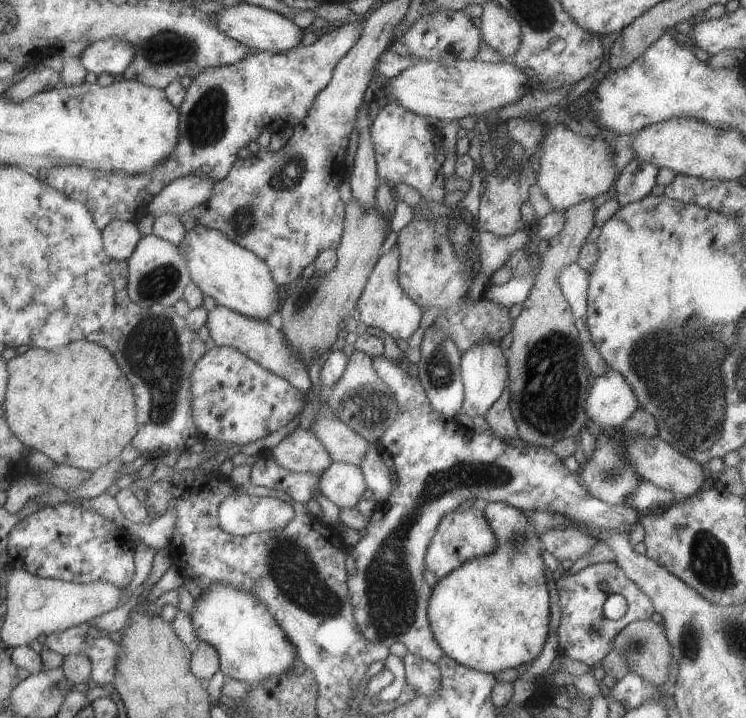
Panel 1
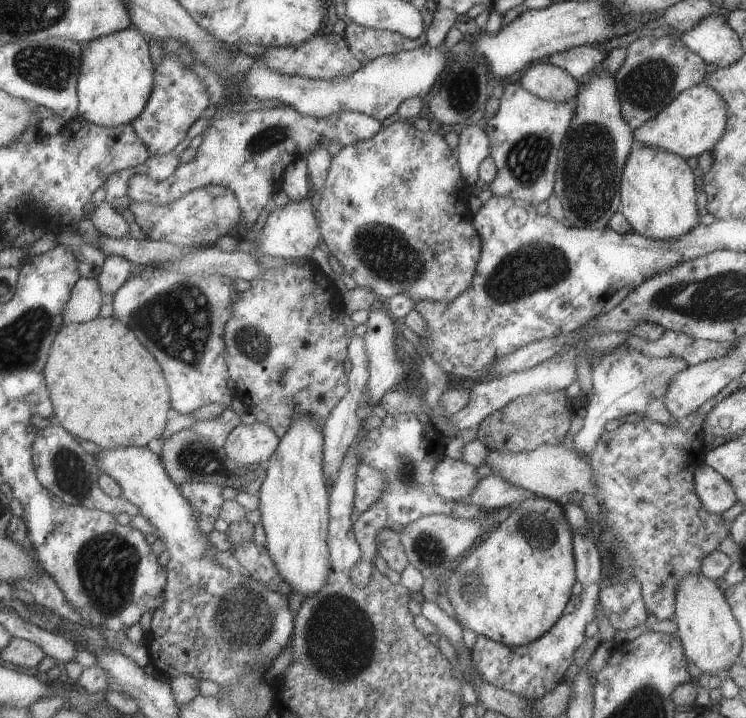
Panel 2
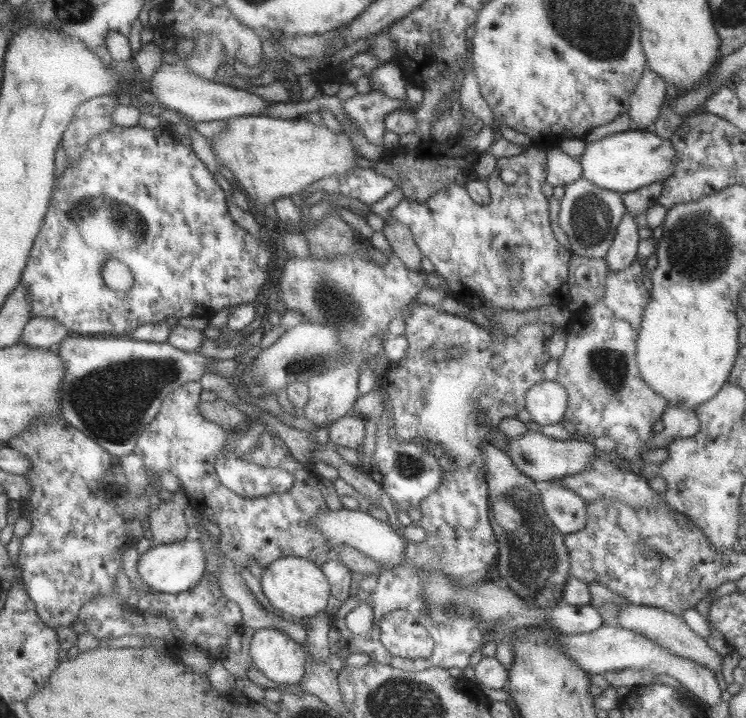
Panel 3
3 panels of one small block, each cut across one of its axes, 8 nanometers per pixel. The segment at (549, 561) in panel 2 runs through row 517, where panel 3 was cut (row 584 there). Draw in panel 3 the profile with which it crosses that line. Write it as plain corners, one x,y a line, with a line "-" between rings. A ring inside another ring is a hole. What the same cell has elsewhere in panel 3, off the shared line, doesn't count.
484,441
480,450
484,456
489,486
489,504
492,511
490,525
498,541
496,565
499,575
528,605
538,605
546,609
550,605
562,602
566,583
571,576
571,564
564,544
565,533
560,532
552,524
541,504
542,484
518,470
510,456
492,442

